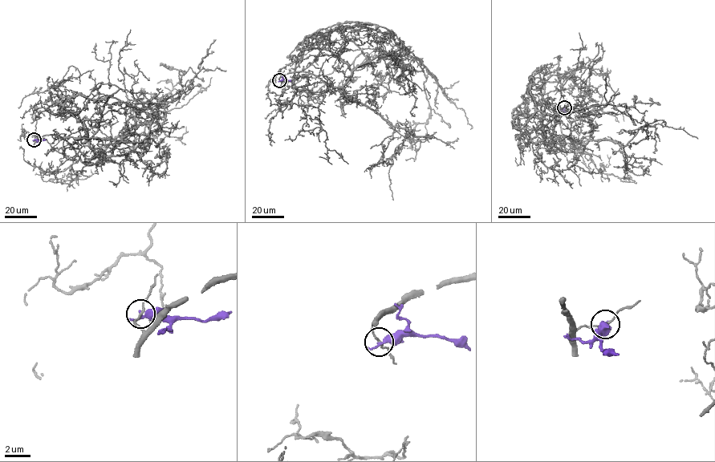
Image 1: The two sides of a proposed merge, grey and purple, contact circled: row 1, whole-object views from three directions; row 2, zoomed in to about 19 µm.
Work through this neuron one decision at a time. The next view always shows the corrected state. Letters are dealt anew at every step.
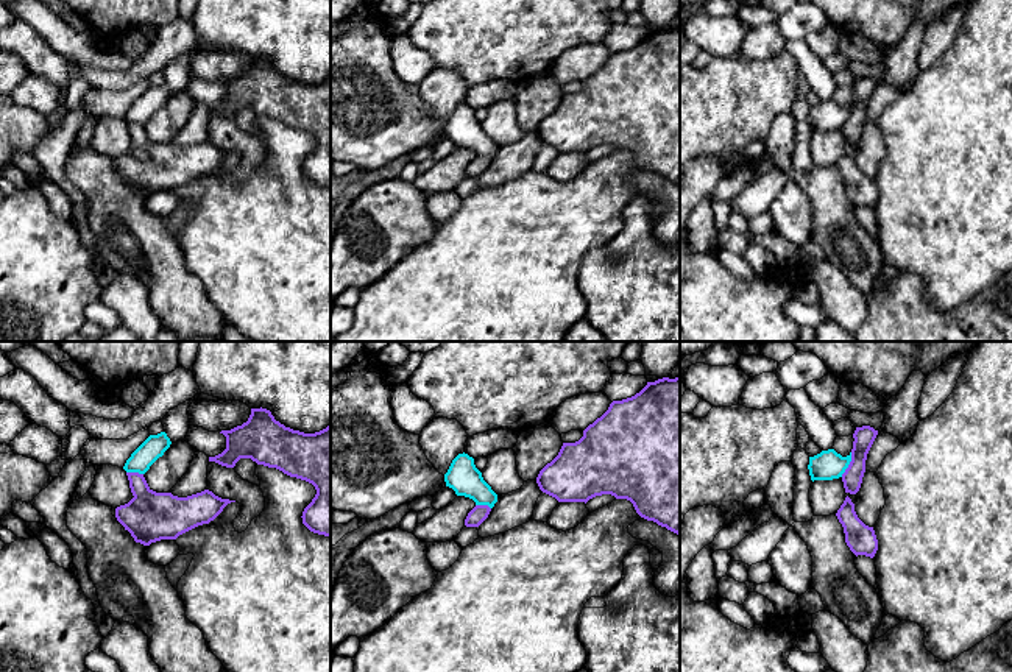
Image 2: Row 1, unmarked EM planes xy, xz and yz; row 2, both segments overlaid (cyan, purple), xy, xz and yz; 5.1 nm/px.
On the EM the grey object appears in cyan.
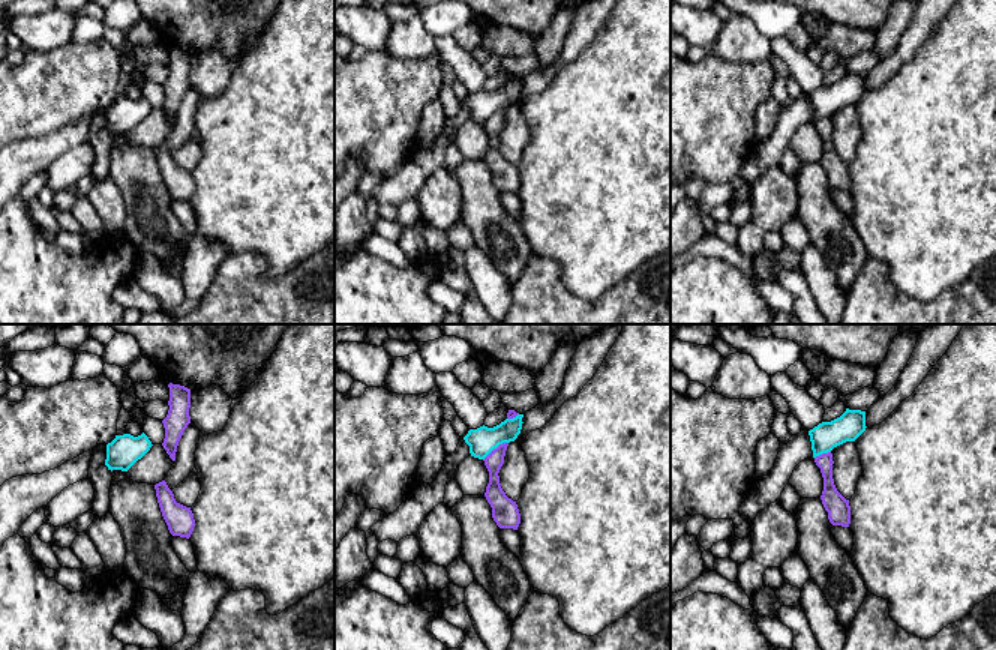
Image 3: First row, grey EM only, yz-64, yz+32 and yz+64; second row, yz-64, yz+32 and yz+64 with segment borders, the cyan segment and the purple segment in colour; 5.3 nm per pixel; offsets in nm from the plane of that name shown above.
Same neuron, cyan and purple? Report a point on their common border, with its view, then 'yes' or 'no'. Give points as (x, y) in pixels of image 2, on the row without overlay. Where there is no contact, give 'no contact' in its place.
meets cyan in yz at (849, 114); no

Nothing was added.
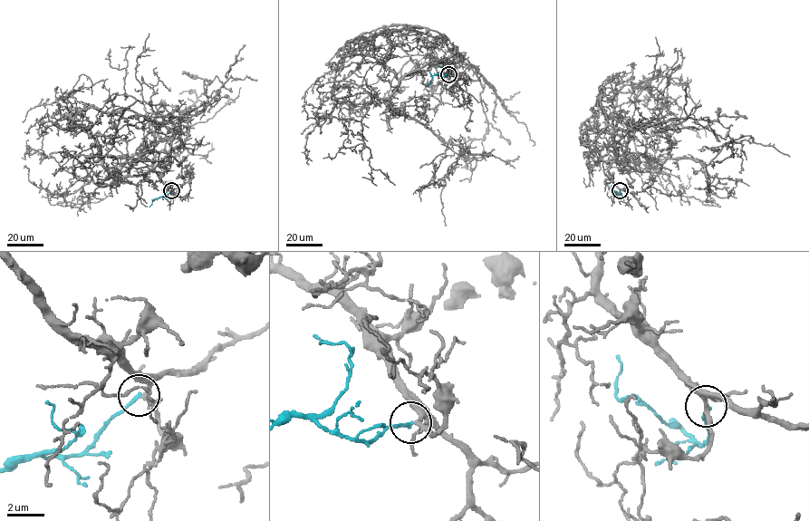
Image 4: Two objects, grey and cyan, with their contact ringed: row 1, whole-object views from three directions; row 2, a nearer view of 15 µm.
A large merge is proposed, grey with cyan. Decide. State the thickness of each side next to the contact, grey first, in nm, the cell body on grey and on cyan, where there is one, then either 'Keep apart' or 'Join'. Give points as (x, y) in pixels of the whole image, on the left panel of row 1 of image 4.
Thickness 240 nm (grey) against 180 nm. Soma of grey: none. Soma of cyan: none. Join

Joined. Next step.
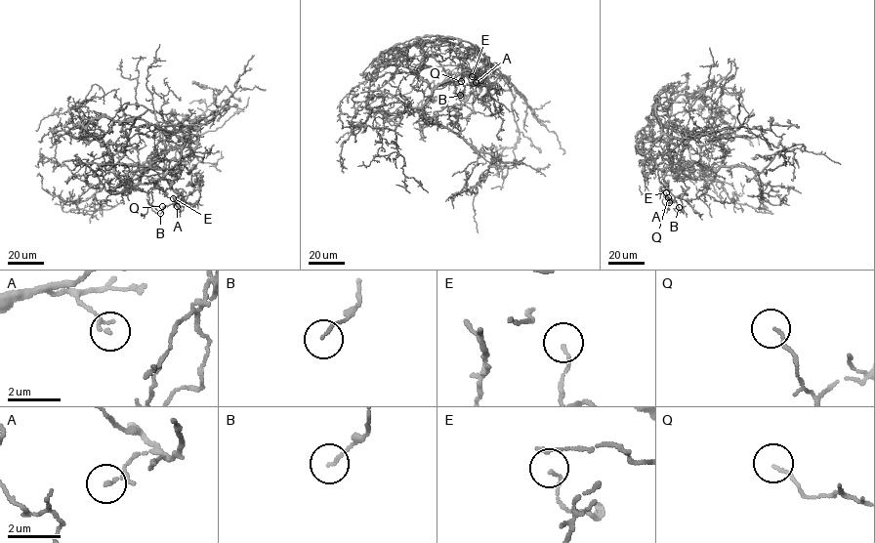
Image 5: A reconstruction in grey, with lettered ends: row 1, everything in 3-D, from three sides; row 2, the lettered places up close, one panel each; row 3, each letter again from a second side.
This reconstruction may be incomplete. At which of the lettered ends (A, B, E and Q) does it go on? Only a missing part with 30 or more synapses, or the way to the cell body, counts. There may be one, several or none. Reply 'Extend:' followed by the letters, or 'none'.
Extend: none

